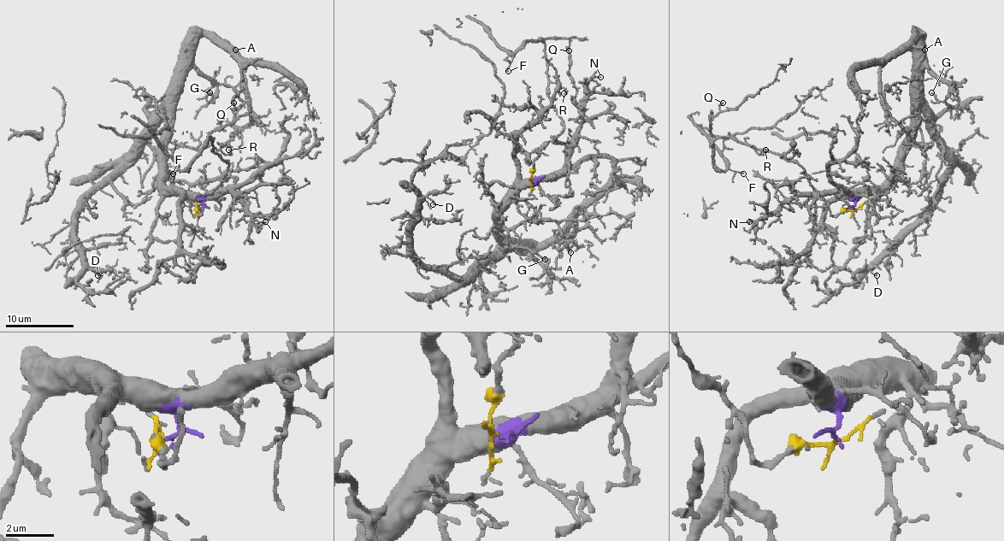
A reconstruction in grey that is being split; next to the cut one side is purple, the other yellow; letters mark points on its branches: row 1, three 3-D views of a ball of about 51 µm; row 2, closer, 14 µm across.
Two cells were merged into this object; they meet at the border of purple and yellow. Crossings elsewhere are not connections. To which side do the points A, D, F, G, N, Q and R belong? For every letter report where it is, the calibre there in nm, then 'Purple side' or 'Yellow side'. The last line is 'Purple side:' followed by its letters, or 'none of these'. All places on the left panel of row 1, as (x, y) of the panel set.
A: Place: (235, 49). Thickness 280 nm. Purple side
D: Place: (97, 275). Thickness 150 nm. Purple side
F: Place: (173, 173). Thickness 120 nm. Yellow side
G: Place: (209, 92). Thickness 160 nm. Purple side
N: Place: (265, 221). Thickness 120 nm. Purple side
Q: Place: (233, 102). Thickness 130 nm. Yellow side
R: Place: (228, 149). Thickness 130 nm. Yellow side
Purple side: A, D, G, N

